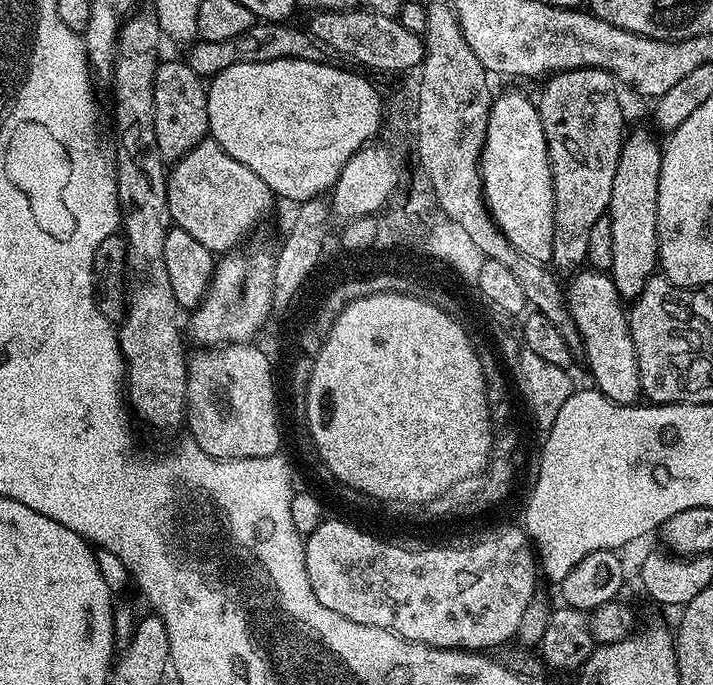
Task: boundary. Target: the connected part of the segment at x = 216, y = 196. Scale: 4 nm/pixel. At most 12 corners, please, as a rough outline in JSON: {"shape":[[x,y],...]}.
{"shape":[[206,138],[168,172],[172,223],[213,254],[272,212],[250,166]]}

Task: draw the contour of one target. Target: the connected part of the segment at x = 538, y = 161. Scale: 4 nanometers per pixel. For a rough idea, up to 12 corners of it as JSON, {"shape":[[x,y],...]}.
{"shape":[[495,97],[480,154],[484,201],[526,258],[554,250],[540,109]]}

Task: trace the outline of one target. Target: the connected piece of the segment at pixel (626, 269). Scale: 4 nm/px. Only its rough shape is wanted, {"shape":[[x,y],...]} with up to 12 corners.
{"shape":[[655,131],[624,137],[607,215],[625,302],[658,268]]}

